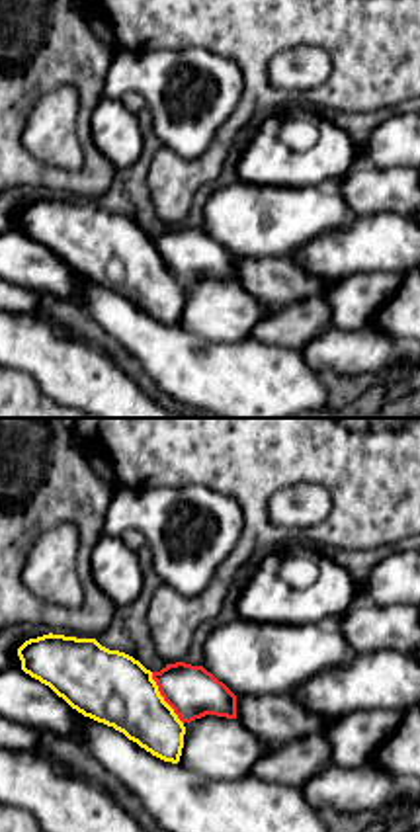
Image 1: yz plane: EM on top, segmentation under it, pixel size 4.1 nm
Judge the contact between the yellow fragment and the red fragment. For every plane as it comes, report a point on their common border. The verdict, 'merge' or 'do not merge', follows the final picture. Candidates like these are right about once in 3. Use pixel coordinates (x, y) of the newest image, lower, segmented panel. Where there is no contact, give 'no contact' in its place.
meets yellow at (163, 698)

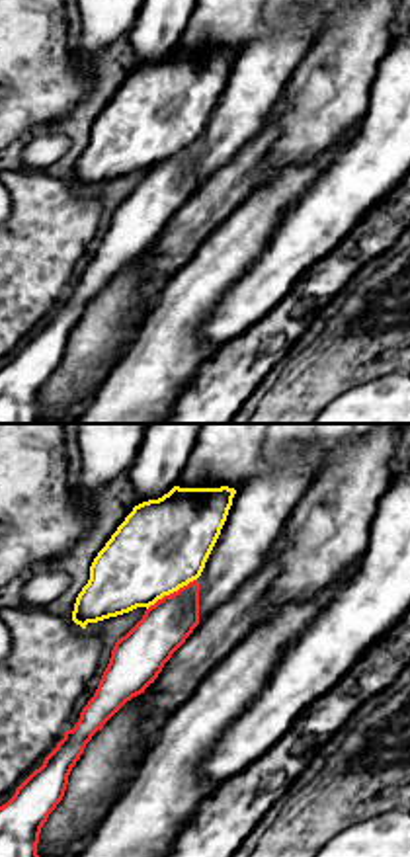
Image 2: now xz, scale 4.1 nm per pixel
meets yellow at (170, 592)

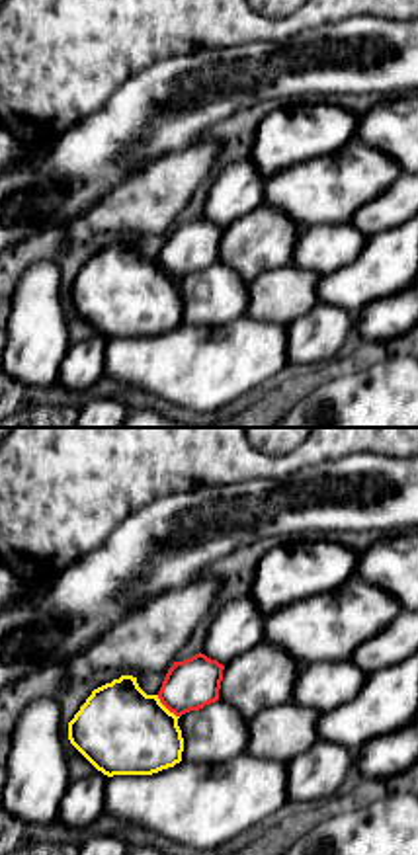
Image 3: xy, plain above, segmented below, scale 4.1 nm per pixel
meets yellow at (165, 707)

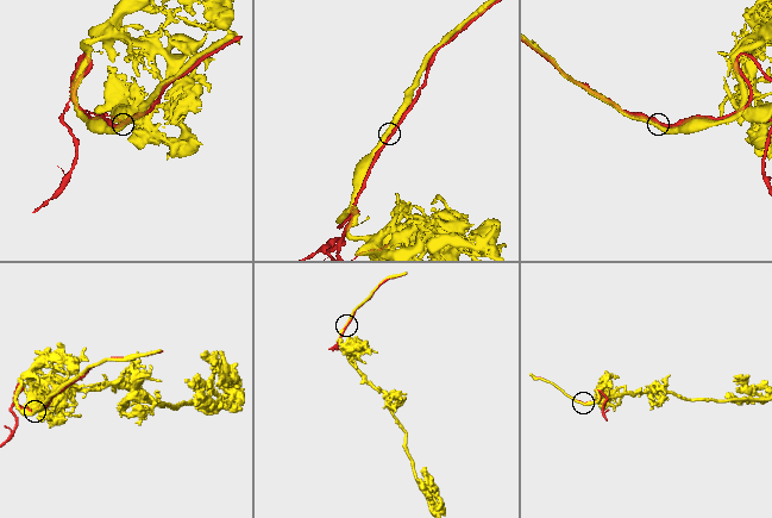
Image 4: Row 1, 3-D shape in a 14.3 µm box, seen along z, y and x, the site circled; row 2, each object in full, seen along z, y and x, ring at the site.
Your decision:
do not merge

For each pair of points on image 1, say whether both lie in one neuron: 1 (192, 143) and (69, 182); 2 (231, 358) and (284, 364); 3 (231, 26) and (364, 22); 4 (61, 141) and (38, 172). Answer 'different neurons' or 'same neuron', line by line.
1: different neurons
2: same neuron
3: same neuron
4: different neurons

